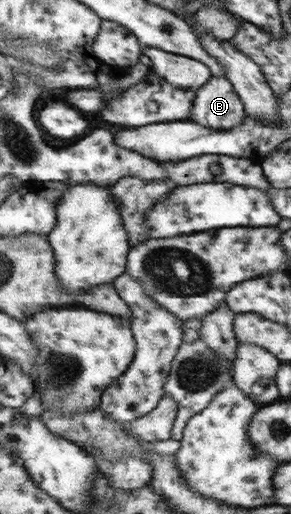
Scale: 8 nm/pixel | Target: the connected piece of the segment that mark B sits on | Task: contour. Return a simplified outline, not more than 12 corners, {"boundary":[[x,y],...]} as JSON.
{"boundary":[[212,76],[196,93],[195,122],[215,130],[244,123],[234,83]]}

